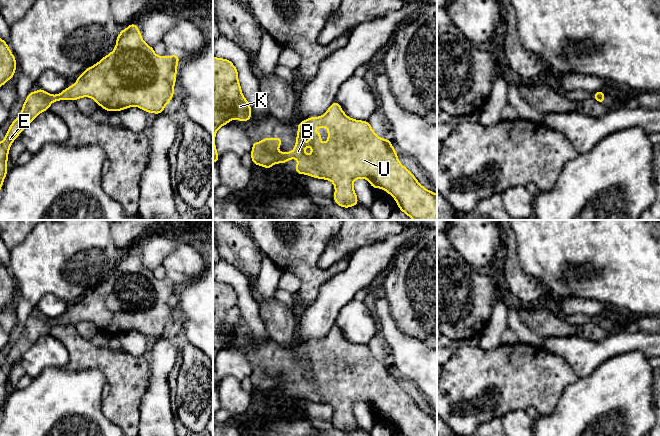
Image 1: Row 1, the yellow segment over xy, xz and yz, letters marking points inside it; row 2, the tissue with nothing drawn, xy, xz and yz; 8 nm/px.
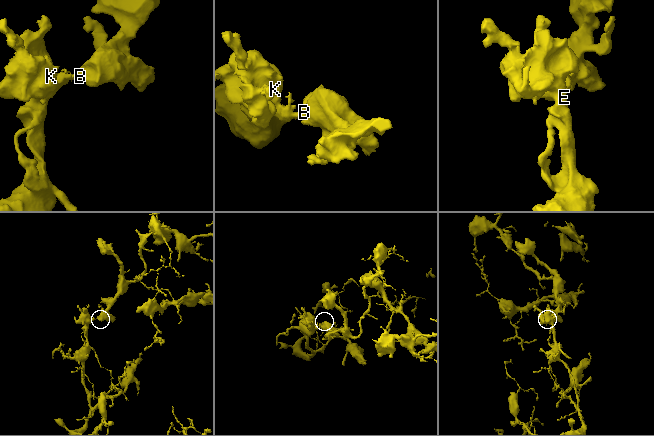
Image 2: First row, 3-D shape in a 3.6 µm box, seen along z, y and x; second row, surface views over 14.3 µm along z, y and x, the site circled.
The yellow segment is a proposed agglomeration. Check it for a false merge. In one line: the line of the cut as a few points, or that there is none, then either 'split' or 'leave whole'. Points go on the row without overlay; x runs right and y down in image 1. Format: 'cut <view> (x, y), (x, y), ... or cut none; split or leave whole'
cut none; leave whole

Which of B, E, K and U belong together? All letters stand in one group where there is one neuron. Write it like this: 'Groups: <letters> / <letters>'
Groups: B E K U

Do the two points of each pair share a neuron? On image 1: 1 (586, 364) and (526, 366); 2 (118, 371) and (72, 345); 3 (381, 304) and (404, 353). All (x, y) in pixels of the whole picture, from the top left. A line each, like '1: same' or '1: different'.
1: different
2: same
3: same

